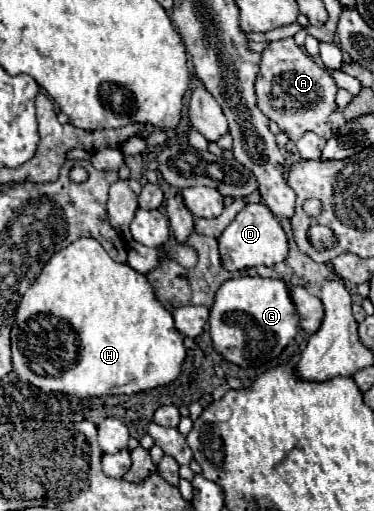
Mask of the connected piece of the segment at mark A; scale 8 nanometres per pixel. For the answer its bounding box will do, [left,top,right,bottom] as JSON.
[256,37,336,141]

